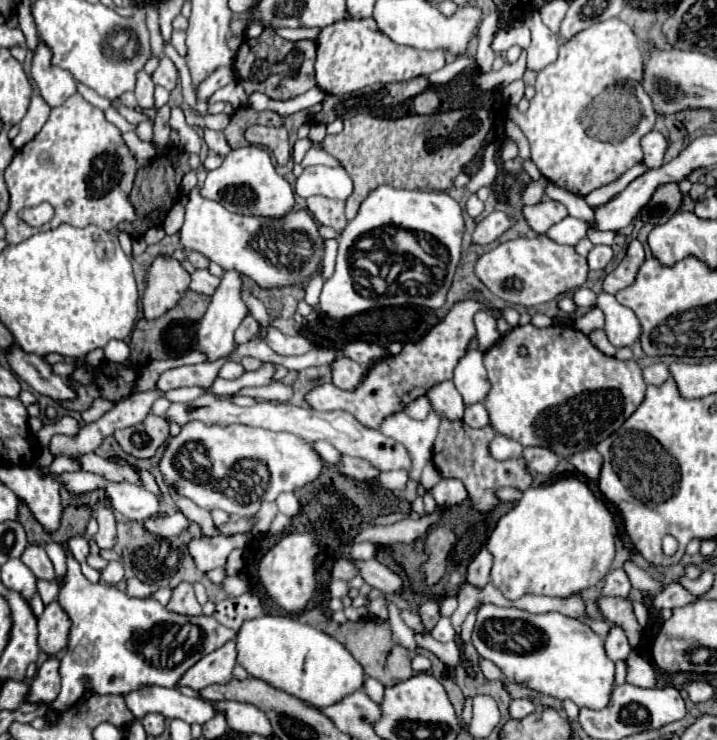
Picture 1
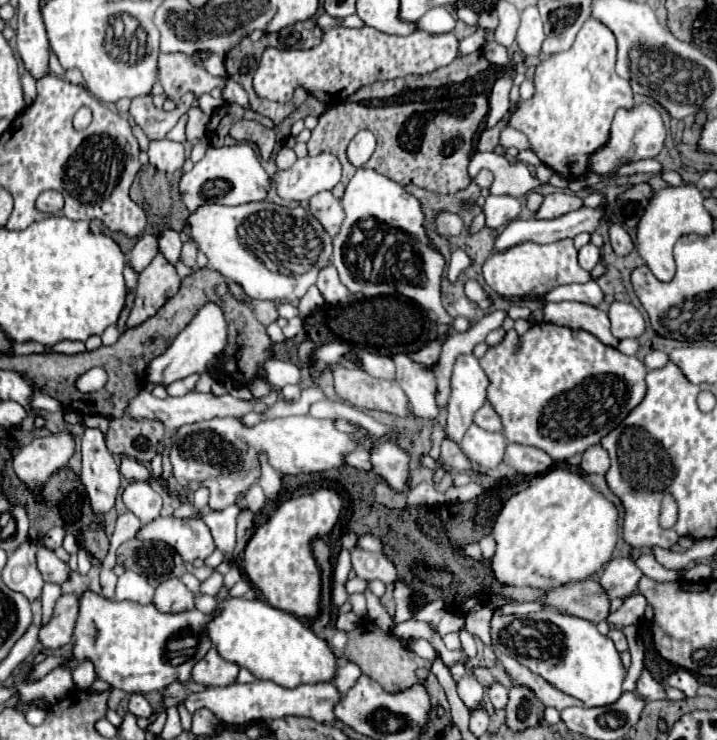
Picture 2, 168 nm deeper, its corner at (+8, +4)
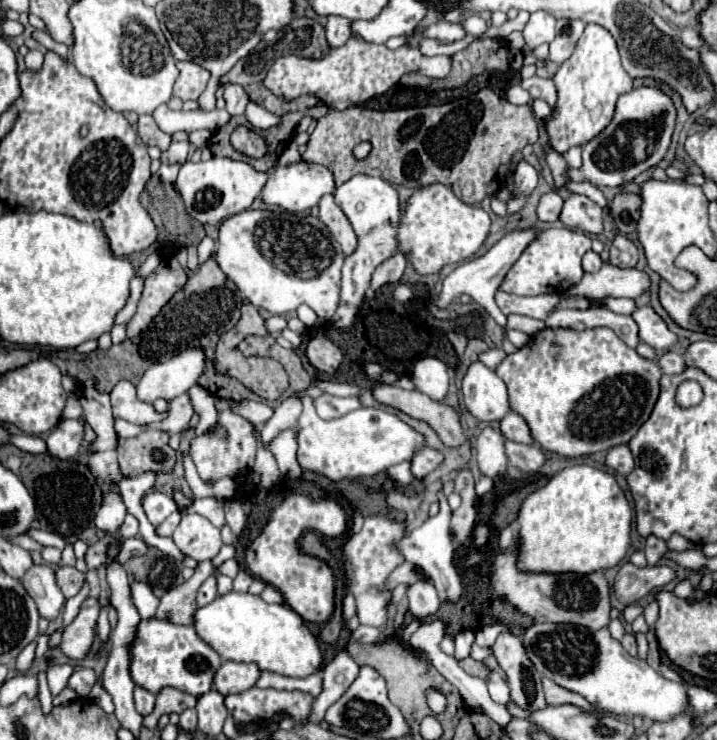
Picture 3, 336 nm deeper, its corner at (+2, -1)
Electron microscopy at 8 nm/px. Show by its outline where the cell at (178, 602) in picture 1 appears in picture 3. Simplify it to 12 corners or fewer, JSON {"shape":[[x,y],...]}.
{"shape":[[199,562],[191,580],[161,598],[155,618],[193,624],[195,594],[211,576]]}

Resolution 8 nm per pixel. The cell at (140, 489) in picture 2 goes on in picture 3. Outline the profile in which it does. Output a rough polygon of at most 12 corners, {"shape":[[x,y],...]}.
{"shape":[[151,490],[143,498],[149,522],[161,524],[177,506],[171,496]]}

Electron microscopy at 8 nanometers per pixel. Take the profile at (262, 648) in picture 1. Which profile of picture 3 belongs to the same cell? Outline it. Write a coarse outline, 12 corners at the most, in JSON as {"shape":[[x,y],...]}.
{"shape":[[227,592],[195,630],[223,660],[305,678],[317,638],[287,604]]}

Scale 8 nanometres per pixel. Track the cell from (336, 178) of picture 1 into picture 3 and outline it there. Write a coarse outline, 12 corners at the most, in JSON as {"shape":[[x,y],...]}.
{"shape":[[305,160],[279,166],[265,204],[305,212],[335,190],[331,170]]}

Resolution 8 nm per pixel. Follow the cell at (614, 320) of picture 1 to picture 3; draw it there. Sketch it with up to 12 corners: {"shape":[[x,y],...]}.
{"shape":[[651,306],[633,318],[639,338],[655,350],[669,350],[677,336]]}

